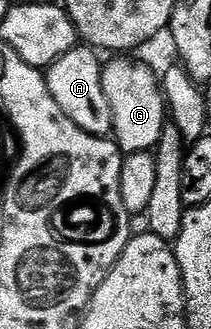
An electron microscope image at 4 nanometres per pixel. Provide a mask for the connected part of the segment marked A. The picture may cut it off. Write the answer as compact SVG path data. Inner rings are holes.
M77 45L52 62L46 71L46 82L62 113L66 113L66 117L70 117L78 129L91 135L108 137L112 135L112 114L110 101L106 101L106 93L102 93L102 59L99 57L93 48Z

